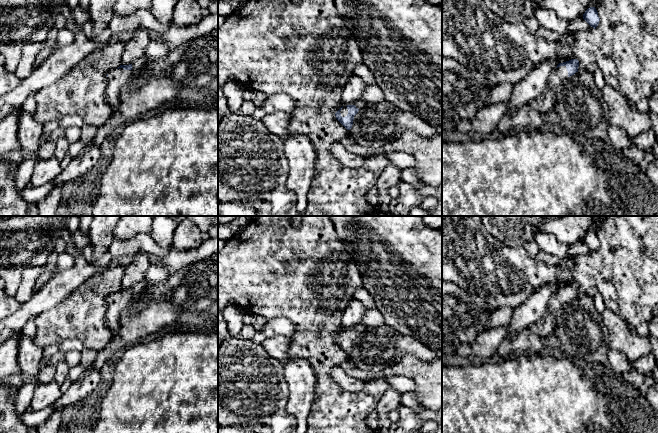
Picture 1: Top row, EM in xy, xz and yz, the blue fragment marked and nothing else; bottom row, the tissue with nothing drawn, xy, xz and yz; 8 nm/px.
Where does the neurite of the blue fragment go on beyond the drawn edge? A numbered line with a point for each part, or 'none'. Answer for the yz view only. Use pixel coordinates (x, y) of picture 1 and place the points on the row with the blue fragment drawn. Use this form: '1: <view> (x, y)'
1: yz (544, 103)

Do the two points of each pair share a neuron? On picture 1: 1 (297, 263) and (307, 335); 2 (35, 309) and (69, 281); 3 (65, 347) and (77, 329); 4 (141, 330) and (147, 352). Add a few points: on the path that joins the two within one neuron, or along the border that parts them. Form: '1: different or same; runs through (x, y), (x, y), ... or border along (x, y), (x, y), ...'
1: same; runs through (307, 281), (307, 317)
2: same; runs through (43, 301), (61, 287)
3: different; border along (58, 343), (64, 340), (78, 339), (85, 347)
4: different; border along (165, 330), (125, 348)

